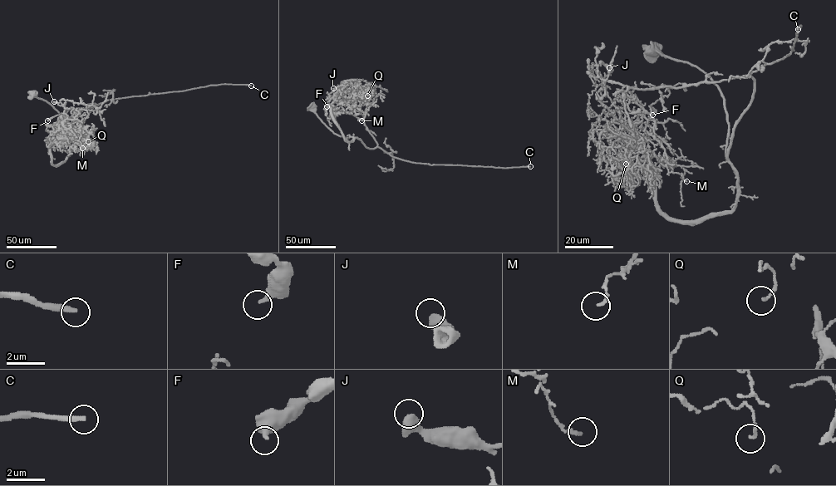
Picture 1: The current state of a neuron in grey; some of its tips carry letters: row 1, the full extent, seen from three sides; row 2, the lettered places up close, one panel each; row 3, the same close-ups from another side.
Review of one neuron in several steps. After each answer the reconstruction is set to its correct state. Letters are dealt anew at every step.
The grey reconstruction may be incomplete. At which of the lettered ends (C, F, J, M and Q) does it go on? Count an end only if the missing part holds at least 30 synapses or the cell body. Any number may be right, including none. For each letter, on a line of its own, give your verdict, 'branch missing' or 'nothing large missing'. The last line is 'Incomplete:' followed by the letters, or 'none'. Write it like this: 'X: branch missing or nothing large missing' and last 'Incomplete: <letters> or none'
C: branch missing
F: nothing large missing
J: nothing large missing
M: nothing large missing
Q: nothing large missing
Incomplete: C

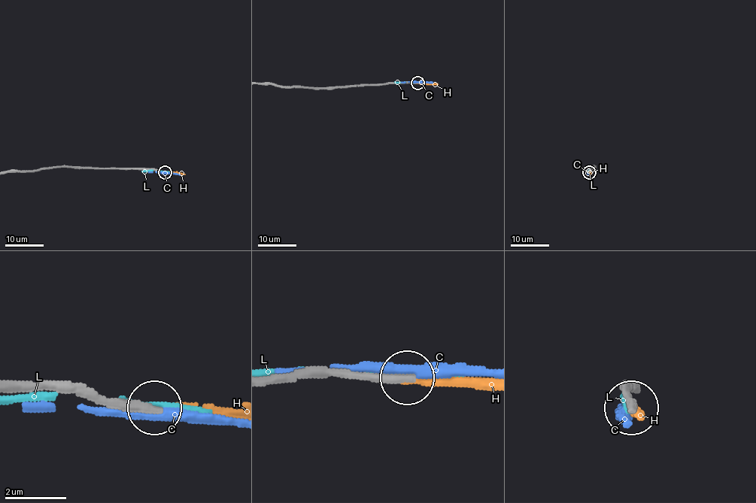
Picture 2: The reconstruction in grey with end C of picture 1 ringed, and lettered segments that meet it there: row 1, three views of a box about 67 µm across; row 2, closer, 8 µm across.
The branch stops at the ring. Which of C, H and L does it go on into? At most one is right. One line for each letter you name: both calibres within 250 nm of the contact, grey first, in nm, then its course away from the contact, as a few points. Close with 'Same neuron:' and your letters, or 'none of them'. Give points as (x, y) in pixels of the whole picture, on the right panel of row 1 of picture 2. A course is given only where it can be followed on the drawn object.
H: 320 nm thick on the grey side, 260 nm on the other
Same neuron: H

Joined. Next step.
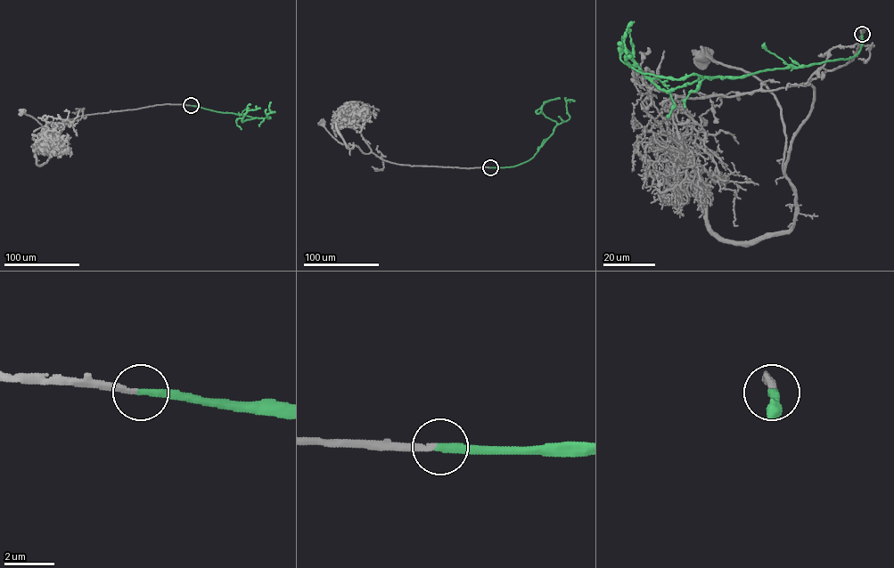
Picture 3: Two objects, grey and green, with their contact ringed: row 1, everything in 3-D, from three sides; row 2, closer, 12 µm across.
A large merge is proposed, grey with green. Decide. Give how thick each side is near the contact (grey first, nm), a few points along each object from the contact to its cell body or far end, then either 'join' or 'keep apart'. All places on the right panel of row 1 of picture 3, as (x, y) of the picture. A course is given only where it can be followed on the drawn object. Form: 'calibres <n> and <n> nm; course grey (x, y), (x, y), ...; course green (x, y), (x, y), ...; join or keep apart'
calibres 240 and 320 nm; course grey (862, 35), (850, 61), (810, 81), (812, 110), (791, 143), (785, 175), (775, 96), (754, 76), (701, 55); course green (862, 35), (860, 49), (848, 59), (740, 77), (701, 77), (668, 91), (648, 78), (619, 43); join

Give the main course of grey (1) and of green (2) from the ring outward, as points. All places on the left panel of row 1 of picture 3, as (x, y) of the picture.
1: (191, 105), (165, 104), (78, 116), (67, 122), (53, 146), (45, 129), (22, 111)
2: (191, 105), (258, 117), (242, 122), (248, 110), (260, 108)

